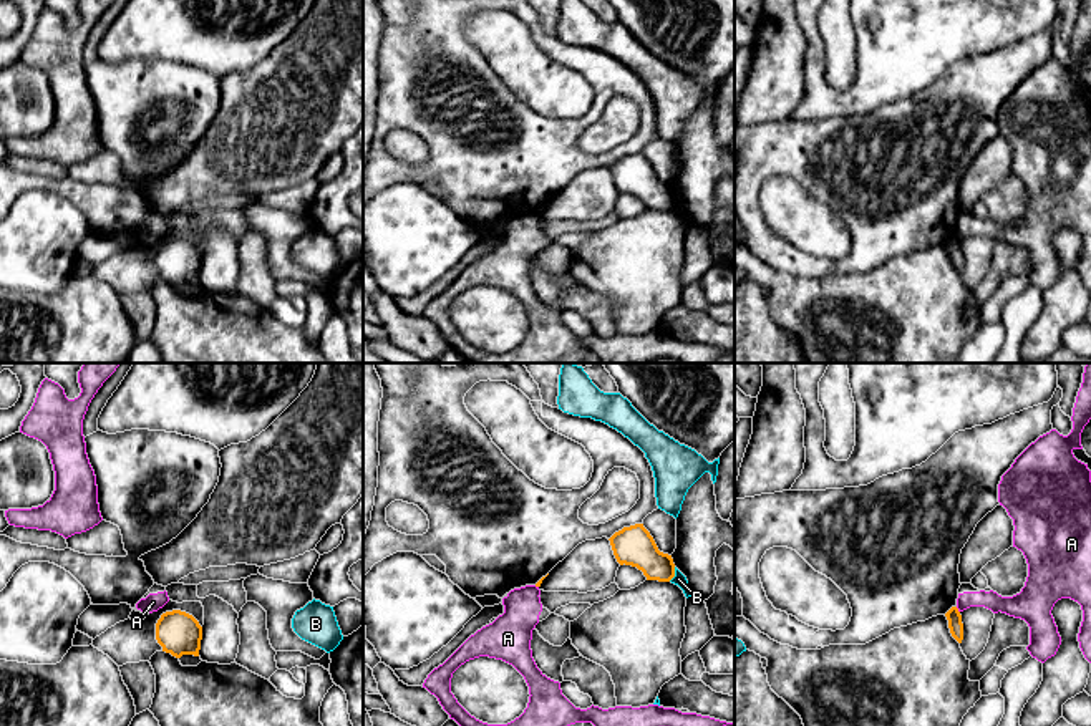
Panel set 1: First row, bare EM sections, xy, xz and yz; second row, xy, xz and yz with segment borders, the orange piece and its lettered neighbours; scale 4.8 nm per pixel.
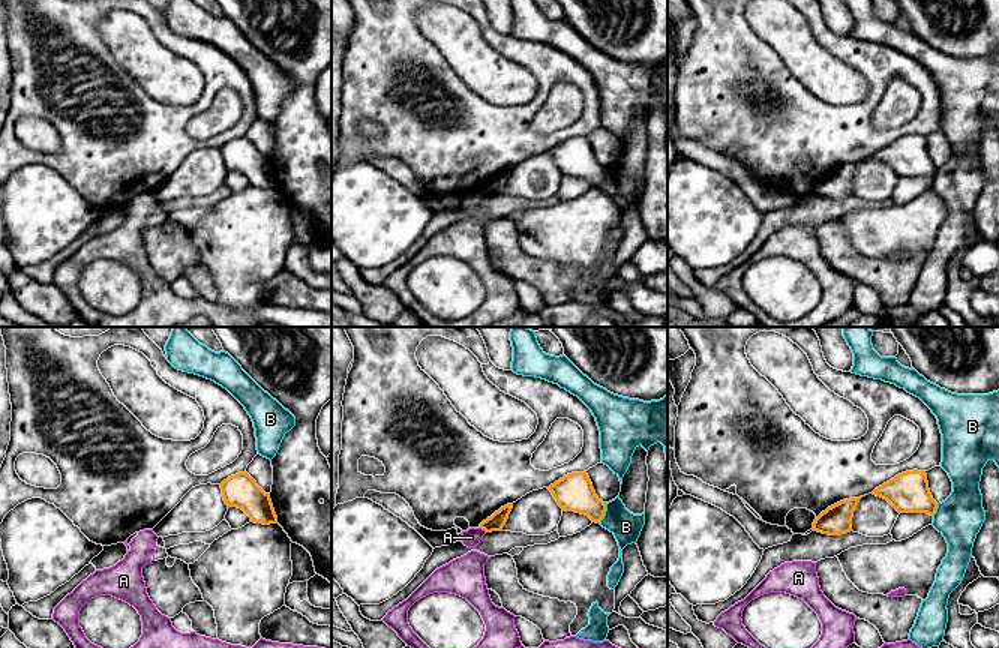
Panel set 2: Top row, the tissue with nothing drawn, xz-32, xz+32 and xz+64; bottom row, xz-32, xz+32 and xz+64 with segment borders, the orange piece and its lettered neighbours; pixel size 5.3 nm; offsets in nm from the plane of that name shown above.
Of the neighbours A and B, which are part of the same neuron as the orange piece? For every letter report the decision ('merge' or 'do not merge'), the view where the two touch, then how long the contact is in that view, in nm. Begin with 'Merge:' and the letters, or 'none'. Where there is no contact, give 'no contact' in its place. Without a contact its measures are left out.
Merge: none
A: do not merge; meets orange in yz; contact 40 nm long
B: do not merge; meets orange in xz; contact 80 nm long

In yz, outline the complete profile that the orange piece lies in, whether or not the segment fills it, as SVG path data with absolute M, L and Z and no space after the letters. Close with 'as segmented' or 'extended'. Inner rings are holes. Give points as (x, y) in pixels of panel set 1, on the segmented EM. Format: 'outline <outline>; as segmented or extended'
outline M952 607L947 613L945 613L947 620L948 620L948 628L952 636L962 643L963 640L963 623L962 623L962 615L958 612L957 607Z; as segmented

